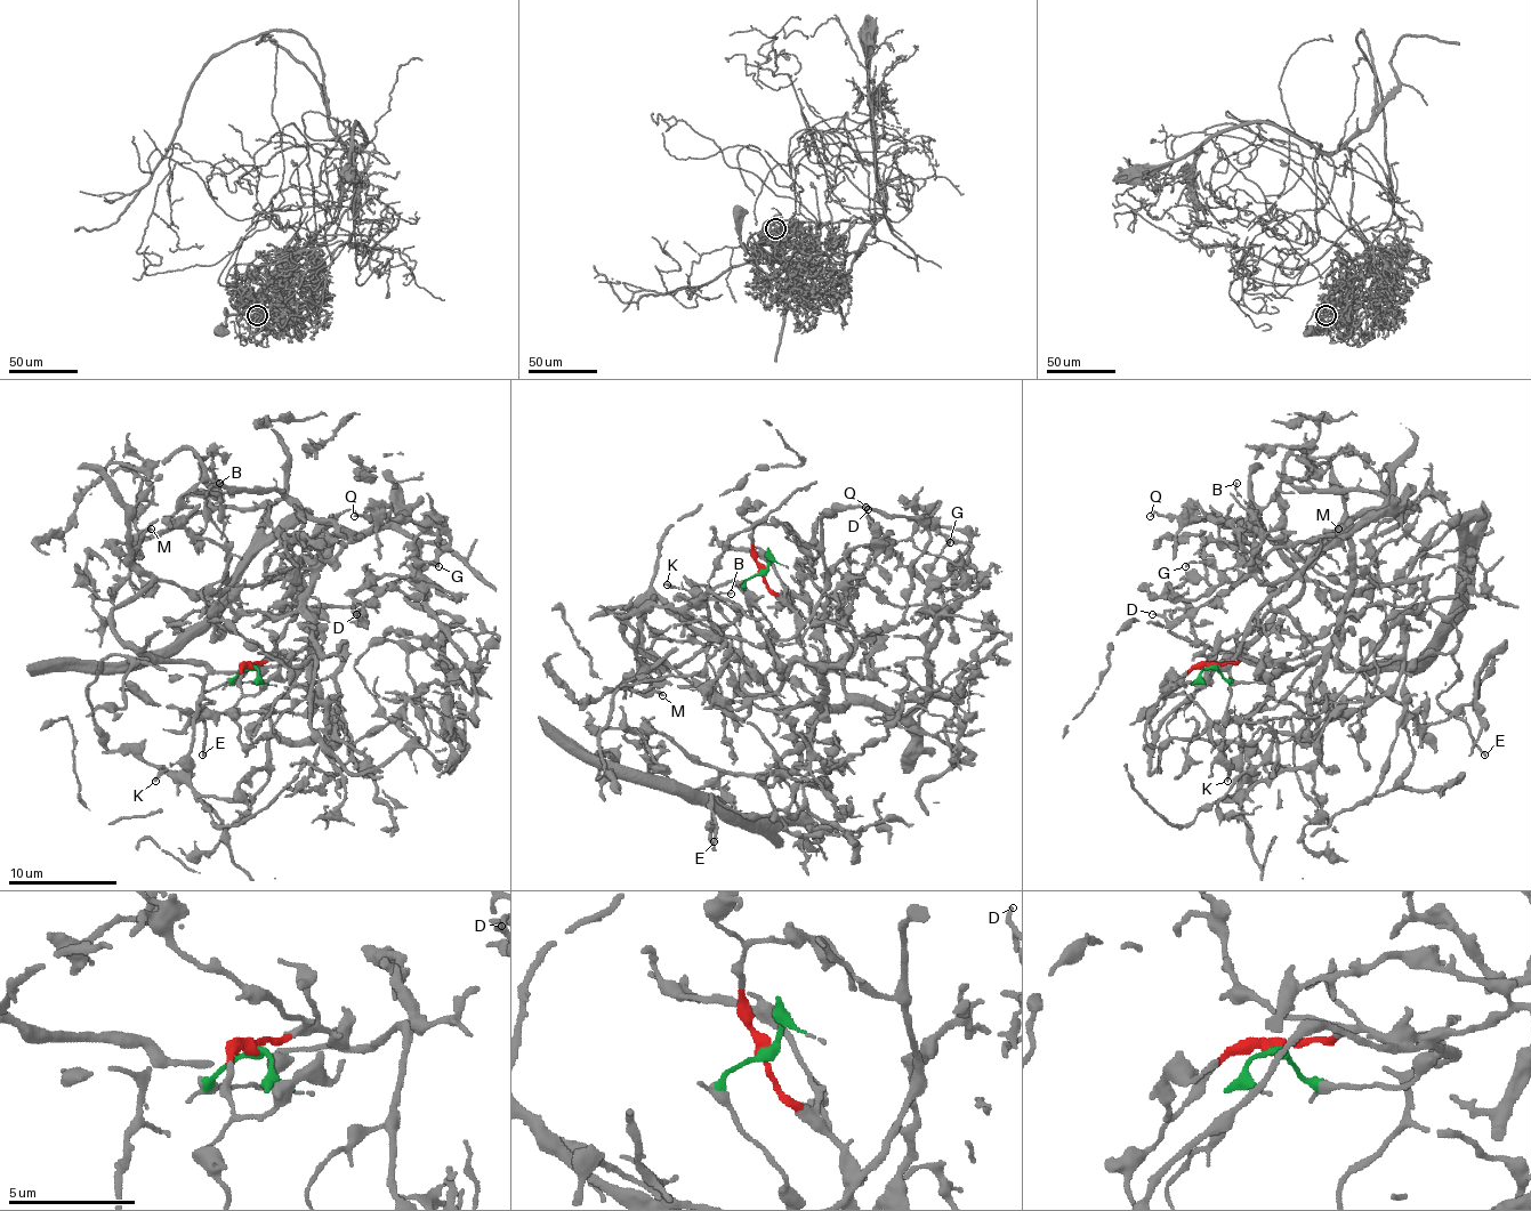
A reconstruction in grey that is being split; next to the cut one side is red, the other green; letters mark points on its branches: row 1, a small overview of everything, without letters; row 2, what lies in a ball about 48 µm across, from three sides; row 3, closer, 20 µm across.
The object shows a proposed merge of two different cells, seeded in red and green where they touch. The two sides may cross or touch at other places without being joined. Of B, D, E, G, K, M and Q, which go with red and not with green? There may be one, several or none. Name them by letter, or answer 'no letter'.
D, G, M, Q

